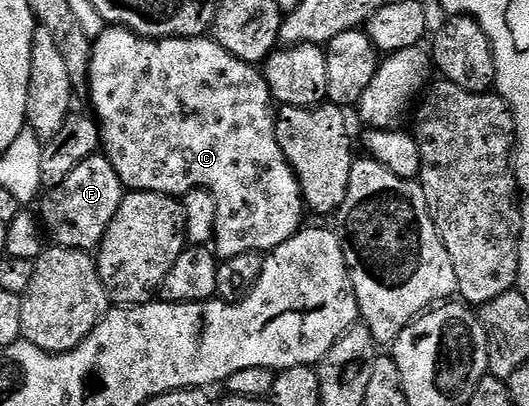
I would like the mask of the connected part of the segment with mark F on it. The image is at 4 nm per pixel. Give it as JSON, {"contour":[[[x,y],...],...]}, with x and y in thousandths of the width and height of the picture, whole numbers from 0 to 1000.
{"contour":[[[193,379],[170,384],[146,409],[146,419],[132,424],[115,458],[79,475],[79,559],[110,608],[178,623],[198,586],[198,567],[206,567],[206,547],[214,547],[234,480],[236,466],[221,419],[214,419],[214,399]]]}

